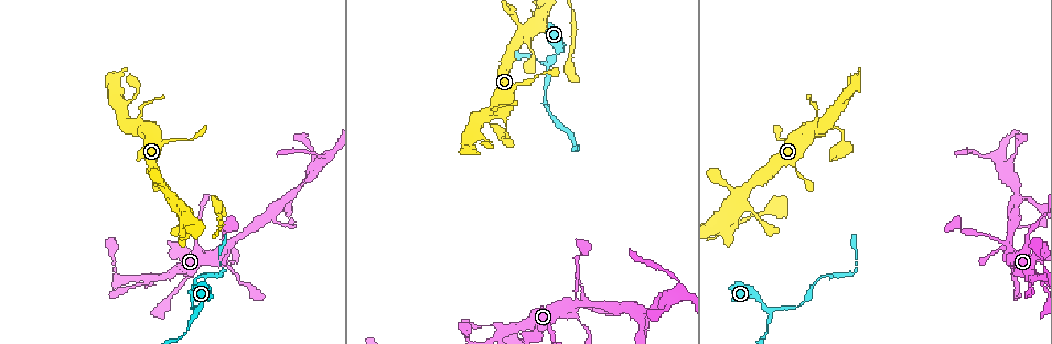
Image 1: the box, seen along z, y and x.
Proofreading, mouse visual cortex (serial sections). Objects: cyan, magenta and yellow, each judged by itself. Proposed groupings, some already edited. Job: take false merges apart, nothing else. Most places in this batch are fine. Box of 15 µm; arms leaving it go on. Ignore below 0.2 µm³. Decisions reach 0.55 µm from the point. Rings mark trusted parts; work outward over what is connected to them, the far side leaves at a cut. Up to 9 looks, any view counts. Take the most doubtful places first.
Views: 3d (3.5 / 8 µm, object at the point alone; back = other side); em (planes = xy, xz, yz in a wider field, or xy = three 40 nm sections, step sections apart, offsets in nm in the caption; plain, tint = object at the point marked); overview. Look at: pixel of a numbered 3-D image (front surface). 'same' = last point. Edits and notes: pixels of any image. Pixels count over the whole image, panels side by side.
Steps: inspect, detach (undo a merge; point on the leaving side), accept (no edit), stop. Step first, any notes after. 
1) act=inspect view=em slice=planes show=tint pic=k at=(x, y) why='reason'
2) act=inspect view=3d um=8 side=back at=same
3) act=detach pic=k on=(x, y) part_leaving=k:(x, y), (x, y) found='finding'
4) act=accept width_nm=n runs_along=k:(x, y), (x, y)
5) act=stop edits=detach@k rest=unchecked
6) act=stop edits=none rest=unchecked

act=inspect view=em slice=xy step=5 show=tint pic=1 at=(844, 139) why='thick turns thin'

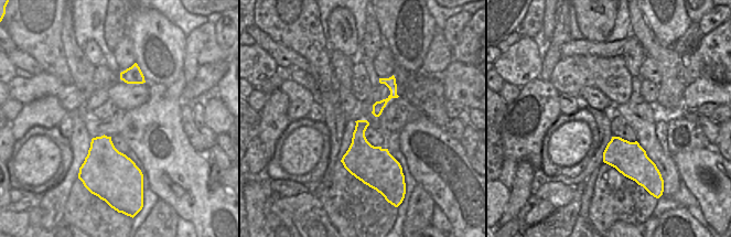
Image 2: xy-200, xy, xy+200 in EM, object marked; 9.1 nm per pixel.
act=inspect view=3d um=3.5 at=same why='see where the arms go'

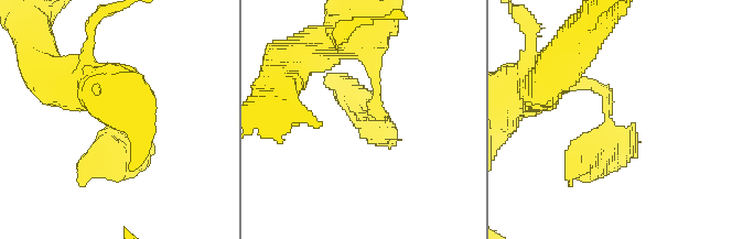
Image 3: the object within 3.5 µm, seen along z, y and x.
act=accept runs_along=3:(127, 85), (109, 153), (83, 176) found='all the same cell'

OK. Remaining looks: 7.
act=inspect view=3d um=3.5 pic=1 at=(1011, 249) why='sudden change in width'

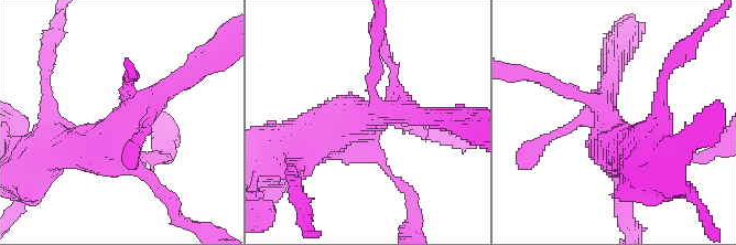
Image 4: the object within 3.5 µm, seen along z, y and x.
act=inspect view=em slice=xy step=1 show=tint pic=4 at=(368, 115) why='now the EM'

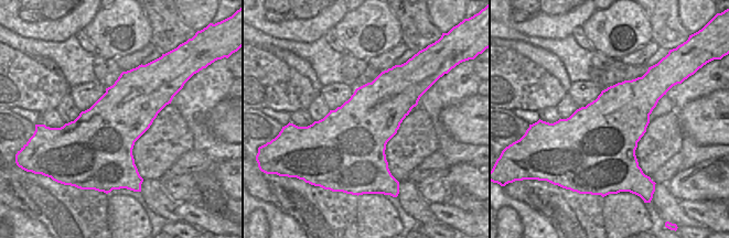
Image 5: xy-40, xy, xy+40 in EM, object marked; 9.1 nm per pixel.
act=accept runs_along=4:(35, 157), (99, 149), (157, 95) found='continuous, no second cell'

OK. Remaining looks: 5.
act=inspect view=3d um=3.5 pic=1 at=(290, 198) why='narrows sharply'

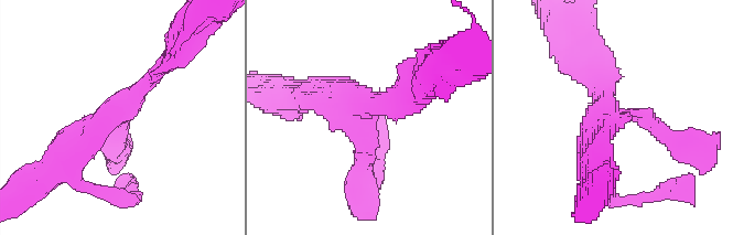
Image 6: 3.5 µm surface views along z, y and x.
act=inspect view=em slice=xy step=2 show=tint pic=6 at=(363, 105) arms=3 arm_widths_nm=250,250,350

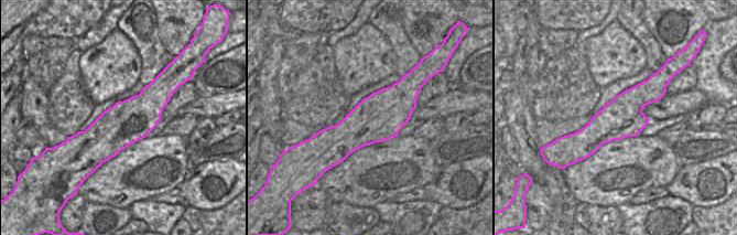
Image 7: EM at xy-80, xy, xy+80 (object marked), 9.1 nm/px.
act=inspect view=em slice=planes show=tint at=same

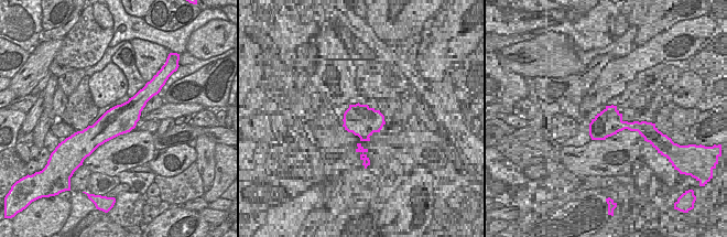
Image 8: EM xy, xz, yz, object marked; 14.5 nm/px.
act=accept runs_along=6:(65, 164), (170, 59) found='one cell here'

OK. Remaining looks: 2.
act=inspect view=3d um=3.5 pic=1 at=(203, 302) why='sudden change in width'

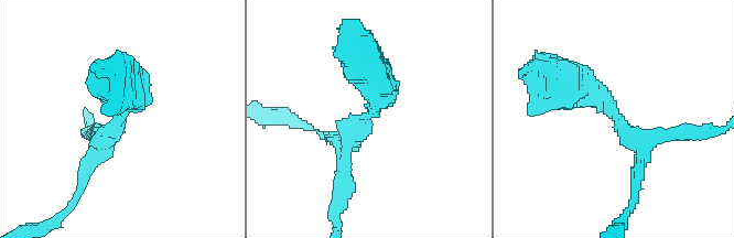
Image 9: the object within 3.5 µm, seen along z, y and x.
act=inspect view=em slice=xy step=2 show=tint pic=9 at=(121, 120)

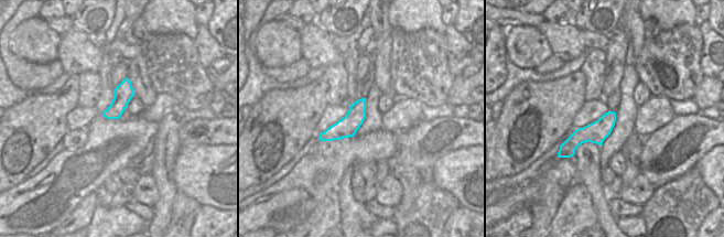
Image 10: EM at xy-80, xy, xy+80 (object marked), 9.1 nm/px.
act=accept width_nm=180 runs_along=10:(613, 115), (562, 150) found='continuous, no second cell'

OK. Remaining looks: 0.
act=stop edits=none rest=unchecked

